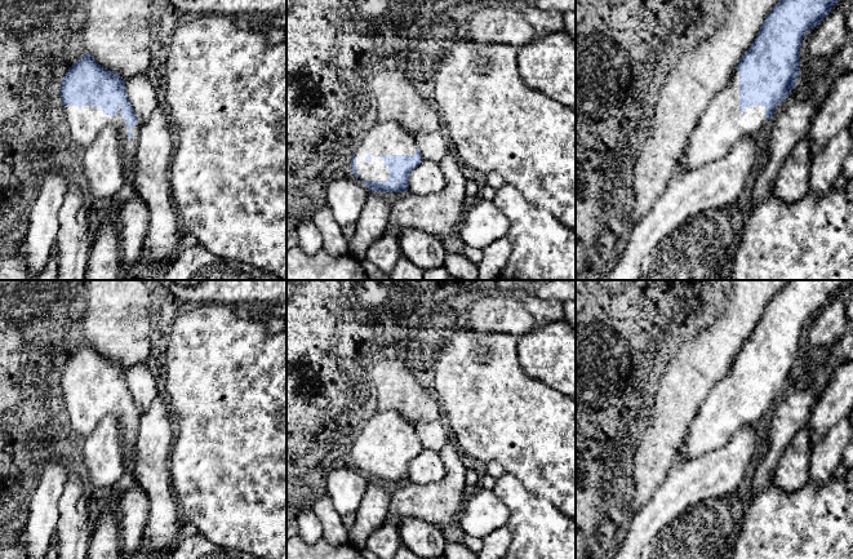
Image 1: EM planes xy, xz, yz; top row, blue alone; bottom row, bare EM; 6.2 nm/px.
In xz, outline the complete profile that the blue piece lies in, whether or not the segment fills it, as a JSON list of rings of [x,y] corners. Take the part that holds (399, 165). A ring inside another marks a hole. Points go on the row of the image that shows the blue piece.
[[[378,121],[351,158],[356,179],[374,192],[406,192],[409,174],[421,161],[416,136],[396,121]]]

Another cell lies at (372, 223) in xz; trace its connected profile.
[[[372,191],[356,221],[356,231],[348,240],[348,254],[357,261],[365,258],[368,248],[387,230],[391,204],[378,192]]]

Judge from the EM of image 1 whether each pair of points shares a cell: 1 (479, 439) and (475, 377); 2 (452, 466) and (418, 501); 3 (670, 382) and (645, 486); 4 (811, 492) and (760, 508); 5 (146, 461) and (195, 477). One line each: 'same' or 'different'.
1: same
2: same
3: same
4: same
5: different

